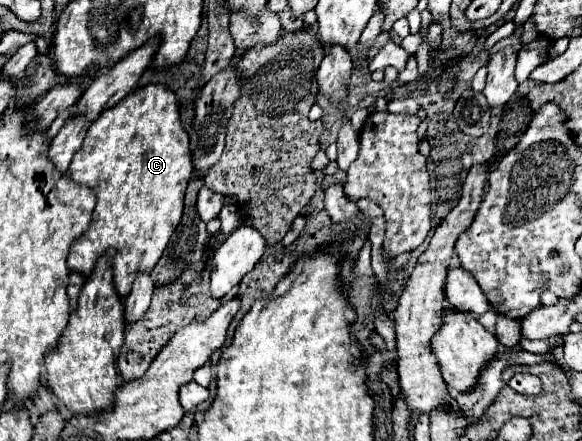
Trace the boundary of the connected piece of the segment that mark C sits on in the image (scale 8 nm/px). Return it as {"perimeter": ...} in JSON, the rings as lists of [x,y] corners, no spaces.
{"perimeter":[[[149,84],[103,112],[89,126],[69,166],[69,178],[91,188],[97,204],[89,230],[73,244],[67,256],[67,266],[73,272],[89,276],[97,260],[113,248],[113,284],[117,294],[125,298],[137,274],[153,270],[177,228],[191,172],[189,138],[181,126],[179,104],[171,90],[161,84]]]}

